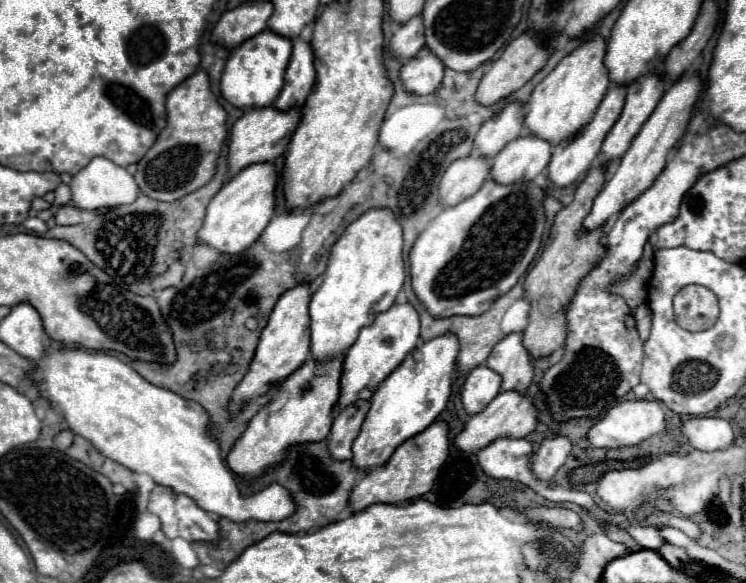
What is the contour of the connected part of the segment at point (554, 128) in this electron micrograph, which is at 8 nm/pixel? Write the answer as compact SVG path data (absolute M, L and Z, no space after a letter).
M593 37L567 55L531 93L525 105L523 127L529 135L549 141L553 145L577 135L595 115L601 99L609 89L609 75L605 75L605 41Z

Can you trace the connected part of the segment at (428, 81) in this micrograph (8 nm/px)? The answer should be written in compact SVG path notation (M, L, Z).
M423 47L413 59L409 59L401 67L399 75L405 91L415 95L429 95L437 91L443 79L443 71L443 63L435 55L429 55L429 51L425 51Z

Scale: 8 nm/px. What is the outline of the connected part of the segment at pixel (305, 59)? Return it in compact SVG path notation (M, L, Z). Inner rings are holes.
M303 39L293 41L293 55L285 73L285 87L275 101L279 111L287 111L293 107L303 107L309 91L315 85L315 69L313 69L313 51L309 43Z

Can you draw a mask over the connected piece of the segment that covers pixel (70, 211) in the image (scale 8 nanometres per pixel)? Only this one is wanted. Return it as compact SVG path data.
M63 205L55 213L55 221L57 225L77 225L81 223L81 211L73 205Z

